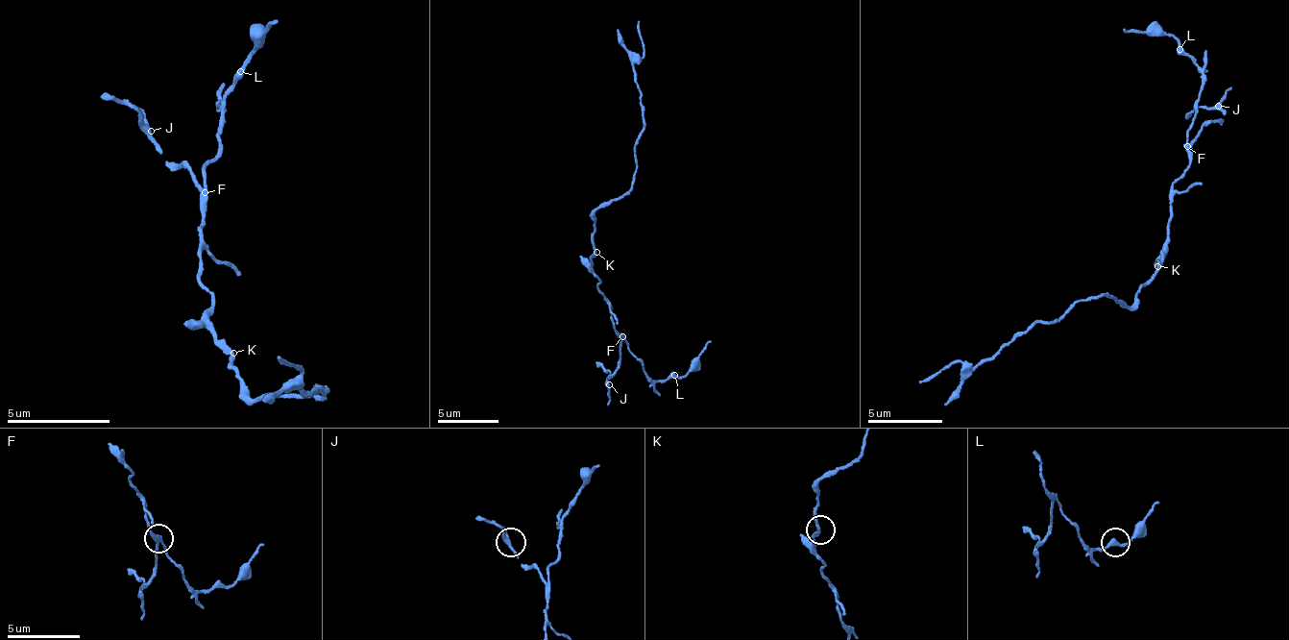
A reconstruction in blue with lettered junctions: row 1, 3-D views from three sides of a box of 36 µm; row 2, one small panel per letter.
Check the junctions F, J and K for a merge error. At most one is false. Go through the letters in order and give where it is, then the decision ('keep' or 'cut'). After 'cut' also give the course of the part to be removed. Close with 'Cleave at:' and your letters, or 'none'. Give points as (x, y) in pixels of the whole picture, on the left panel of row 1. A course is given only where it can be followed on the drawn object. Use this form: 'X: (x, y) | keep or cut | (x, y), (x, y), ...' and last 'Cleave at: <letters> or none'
F: (205, 192) | cut | (206, 193), (203, 161), (216, 157), (225, 104), (248, 58), (277, 25)
J: (151, 131) | keep
K: (233, 353) | keep
Cleave at: F

